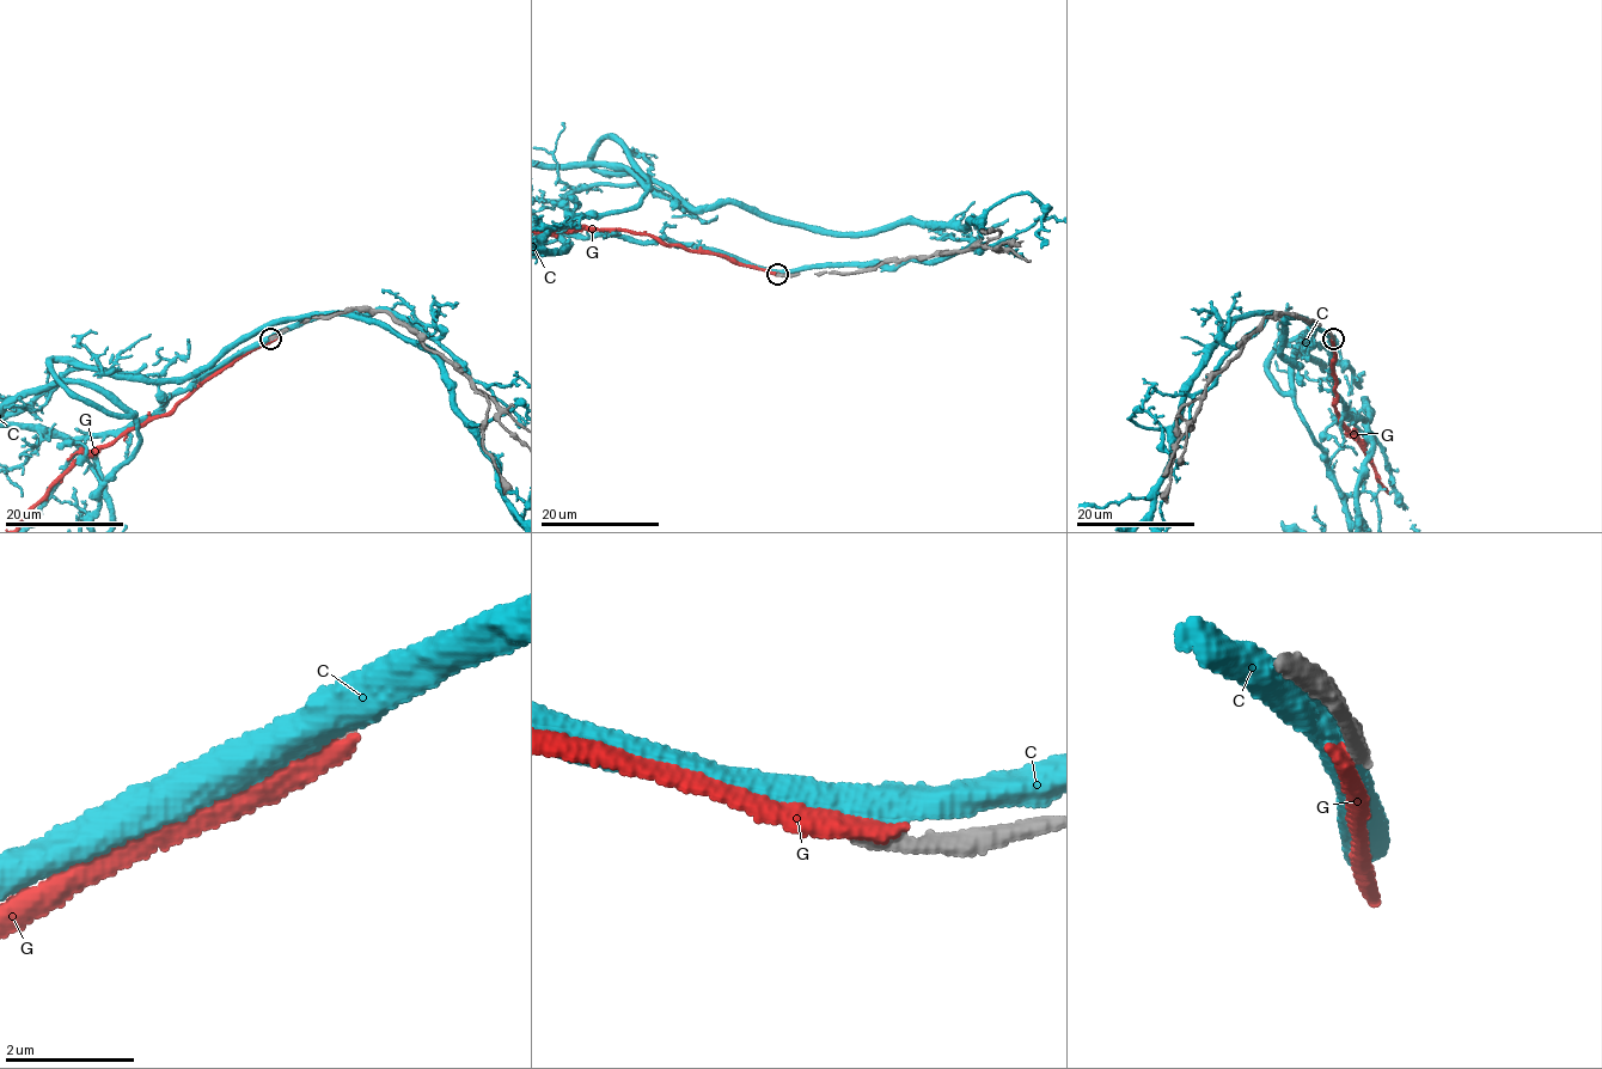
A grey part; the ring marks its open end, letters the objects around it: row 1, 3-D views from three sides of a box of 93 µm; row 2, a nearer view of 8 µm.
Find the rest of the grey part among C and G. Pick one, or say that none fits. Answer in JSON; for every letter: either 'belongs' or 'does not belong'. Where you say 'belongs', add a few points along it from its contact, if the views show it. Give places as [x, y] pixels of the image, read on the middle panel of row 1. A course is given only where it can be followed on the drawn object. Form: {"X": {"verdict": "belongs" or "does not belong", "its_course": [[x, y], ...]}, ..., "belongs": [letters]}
{"C": {"verdict": "does not belong"}, "G": {"verdict": "does not belong"}, "belongs": []}

